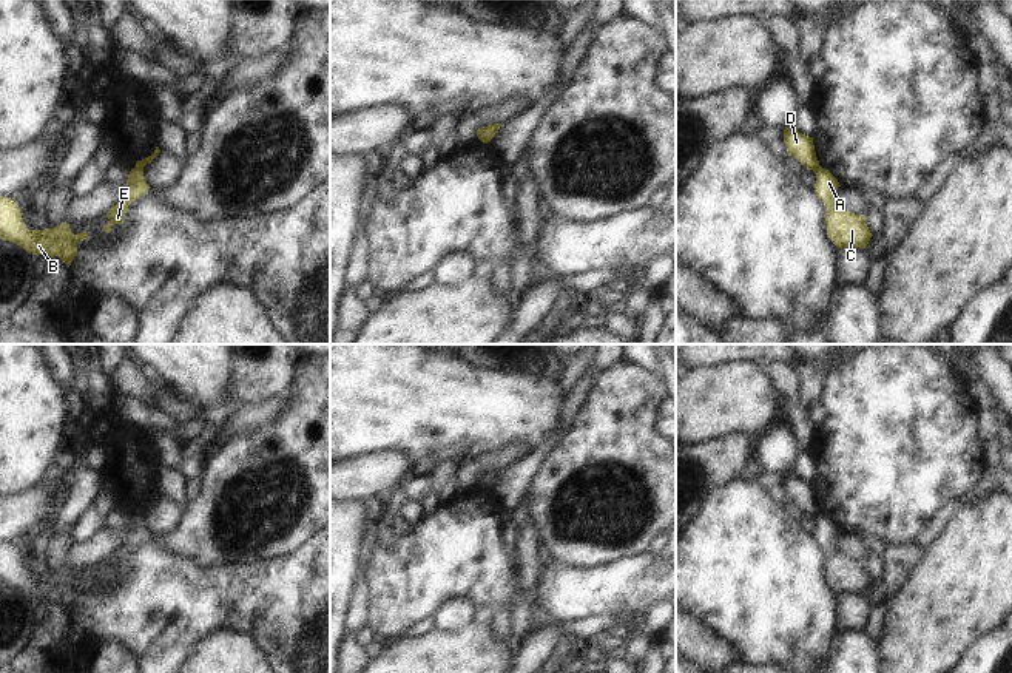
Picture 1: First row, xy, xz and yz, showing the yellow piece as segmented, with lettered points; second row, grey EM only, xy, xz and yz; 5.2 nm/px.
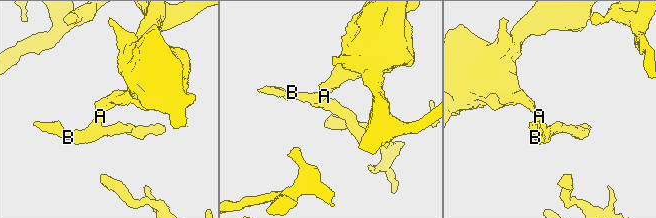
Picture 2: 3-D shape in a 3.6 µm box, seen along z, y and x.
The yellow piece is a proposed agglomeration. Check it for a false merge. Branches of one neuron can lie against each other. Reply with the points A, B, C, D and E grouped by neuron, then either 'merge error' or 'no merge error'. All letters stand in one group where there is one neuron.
groups A B C E / D; merge error

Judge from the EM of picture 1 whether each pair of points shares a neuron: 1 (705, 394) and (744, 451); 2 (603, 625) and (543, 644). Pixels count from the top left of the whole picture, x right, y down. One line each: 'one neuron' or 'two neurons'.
1: two neurons
2: one neuron

